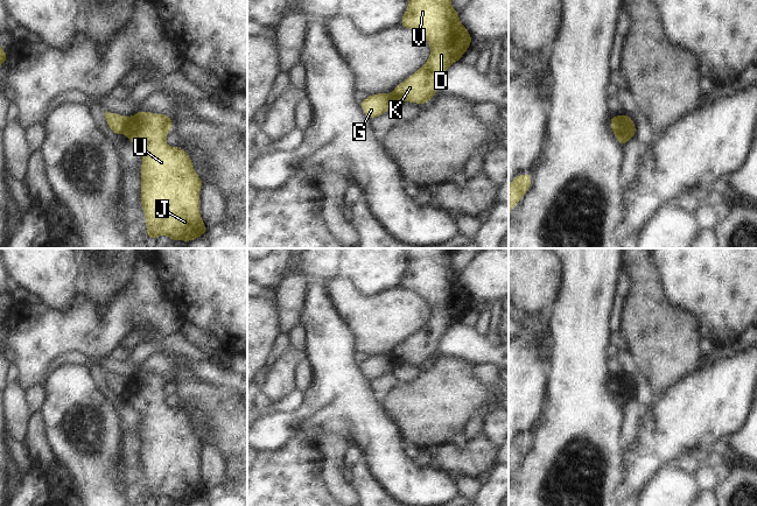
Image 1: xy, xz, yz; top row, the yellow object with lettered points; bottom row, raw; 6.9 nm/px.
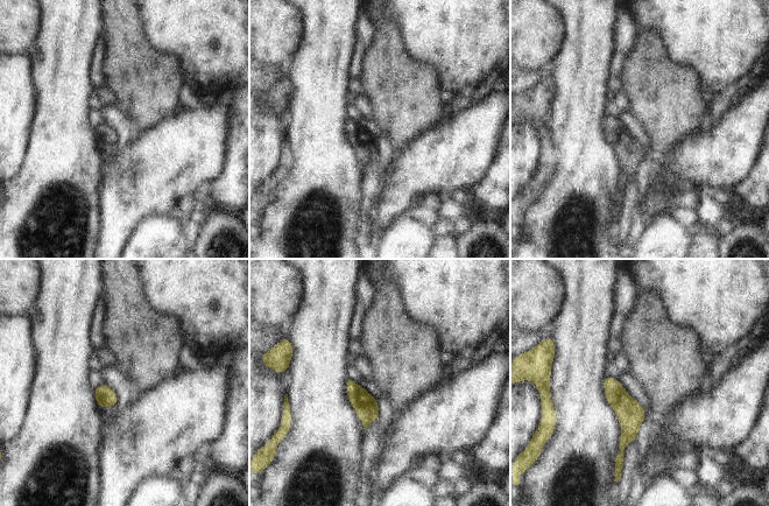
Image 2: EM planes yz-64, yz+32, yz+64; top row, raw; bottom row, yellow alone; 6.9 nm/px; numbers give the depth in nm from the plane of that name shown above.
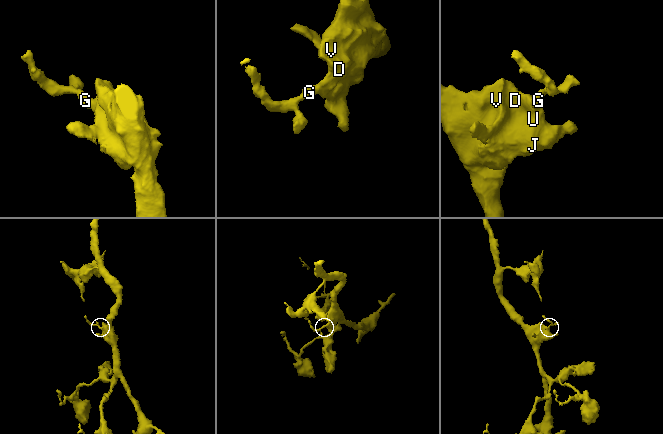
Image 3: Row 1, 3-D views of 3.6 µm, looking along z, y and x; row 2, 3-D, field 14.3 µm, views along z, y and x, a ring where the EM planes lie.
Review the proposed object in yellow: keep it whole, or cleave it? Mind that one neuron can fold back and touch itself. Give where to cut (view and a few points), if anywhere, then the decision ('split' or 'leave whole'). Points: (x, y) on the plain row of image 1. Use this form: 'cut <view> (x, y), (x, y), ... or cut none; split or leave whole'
cut yz (618, 378), (624, 384), (633, 386); split

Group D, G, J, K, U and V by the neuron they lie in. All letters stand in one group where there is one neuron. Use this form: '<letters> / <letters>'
D J K U V / G

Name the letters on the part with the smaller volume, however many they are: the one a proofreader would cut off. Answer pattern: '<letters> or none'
G

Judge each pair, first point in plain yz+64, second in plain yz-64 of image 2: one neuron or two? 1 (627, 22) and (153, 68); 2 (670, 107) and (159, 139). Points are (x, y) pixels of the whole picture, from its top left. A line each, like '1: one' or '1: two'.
1: two
2: two

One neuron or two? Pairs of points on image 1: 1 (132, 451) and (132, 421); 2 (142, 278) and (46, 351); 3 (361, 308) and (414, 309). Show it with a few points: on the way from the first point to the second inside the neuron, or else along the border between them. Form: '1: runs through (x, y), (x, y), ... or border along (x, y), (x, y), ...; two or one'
1: runs through (132, 444), (132, 428); one
2: runs through (126, 304), (102, 329), (72, 330); one
3: runs through (373, 309), (401, 309); one

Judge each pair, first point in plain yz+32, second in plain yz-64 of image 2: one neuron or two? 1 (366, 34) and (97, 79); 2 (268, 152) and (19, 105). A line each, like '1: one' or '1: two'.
1: one
2: one

